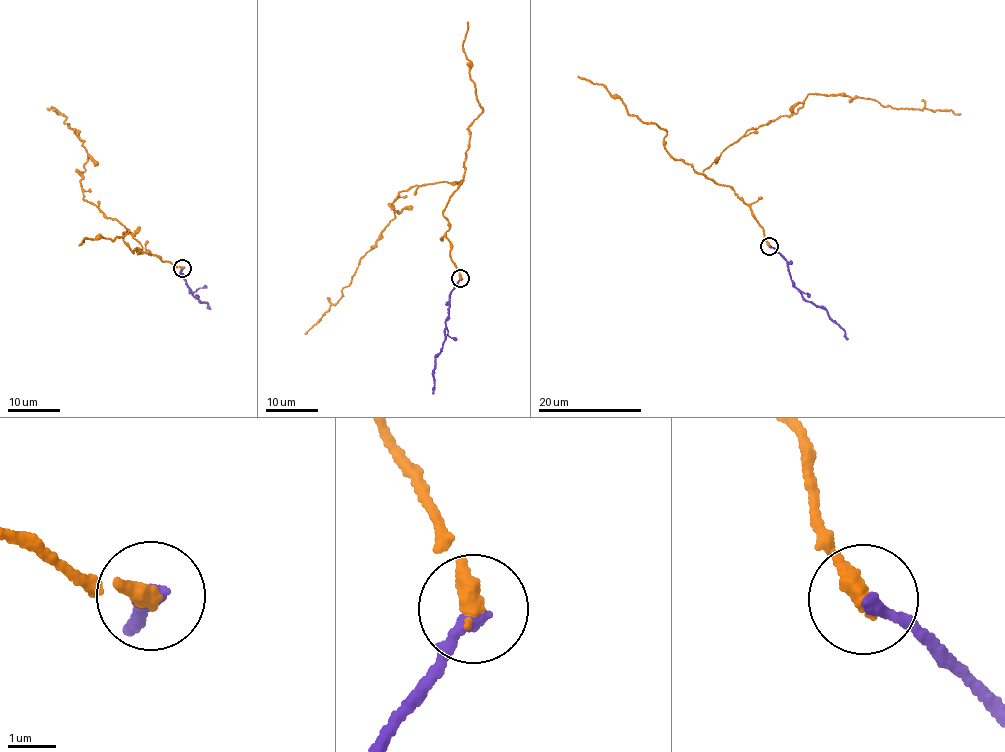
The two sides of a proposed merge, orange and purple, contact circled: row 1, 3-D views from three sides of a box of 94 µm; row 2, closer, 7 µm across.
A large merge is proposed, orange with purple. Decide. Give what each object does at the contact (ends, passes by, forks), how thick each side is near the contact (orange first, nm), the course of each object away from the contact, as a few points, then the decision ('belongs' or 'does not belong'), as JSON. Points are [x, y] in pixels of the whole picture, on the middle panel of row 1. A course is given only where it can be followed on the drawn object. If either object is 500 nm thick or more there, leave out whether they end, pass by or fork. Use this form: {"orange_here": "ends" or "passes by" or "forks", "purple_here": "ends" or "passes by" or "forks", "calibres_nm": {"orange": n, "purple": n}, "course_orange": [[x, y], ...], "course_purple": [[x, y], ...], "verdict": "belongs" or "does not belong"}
{"orange_here": "ends", "purple_here": "ends", "calibres_nm": {"orange": 360, "purple": 280}, "course_orange": [[461, 278], [443, 214], [463, 180], [414, 185], [398, 193], [392, 209], [400, 211], [341, 298], [304, 334]], "course_purple": [[461, 278], [449, 300], [442, 350], [435, 360], [433, 394]], "verdict": "belongs"}

